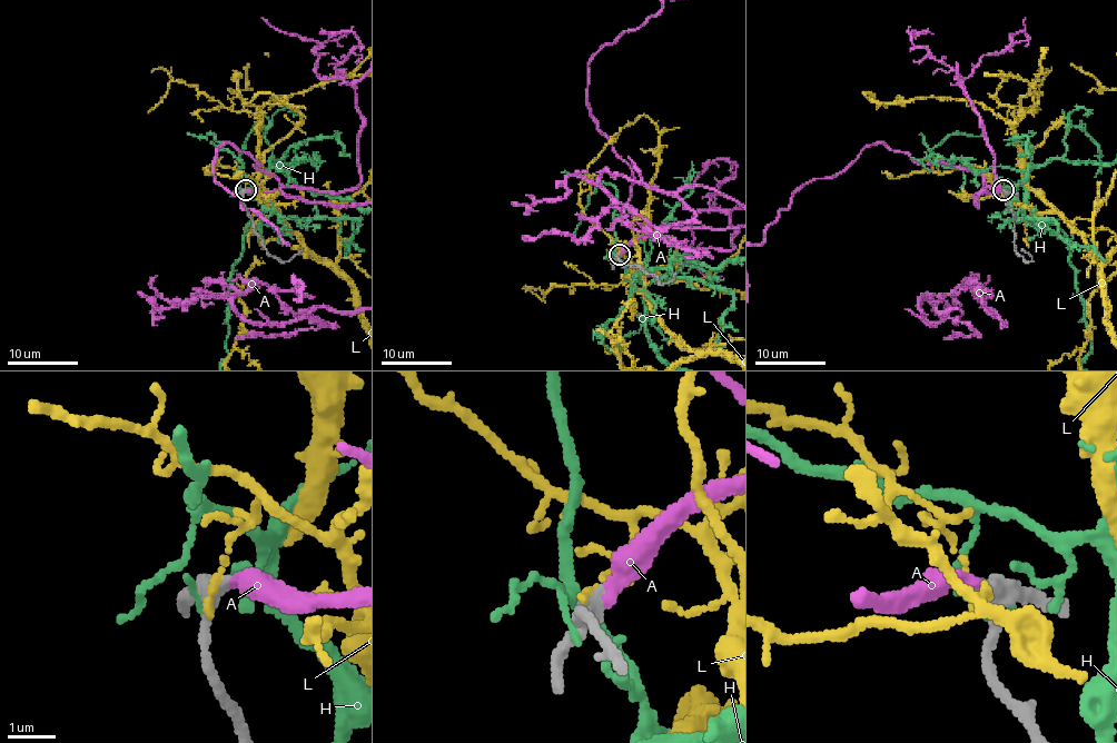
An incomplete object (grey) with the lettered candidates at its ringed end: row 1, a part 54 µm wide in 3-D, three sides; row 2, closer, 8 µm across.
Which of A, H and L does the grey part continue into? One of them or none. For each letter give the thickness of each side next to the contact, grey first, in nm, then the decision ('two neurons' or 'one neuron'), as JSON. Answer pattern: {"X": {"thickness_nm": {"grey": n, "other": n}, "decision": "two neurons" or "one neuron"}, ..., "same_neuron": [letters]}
{"A": {"thickness_nm": {"grey": 320, "other": 300}, "decision": "one neuron"}, "H": {"thickness_nm": {"grey": 380, "other": 130}, "decision": "two neurons"}, "L": {"thickness_nm": {"grey": 320, "other": 140}, "decision": "two neurons"}, "same_neuron": ["A"]}

